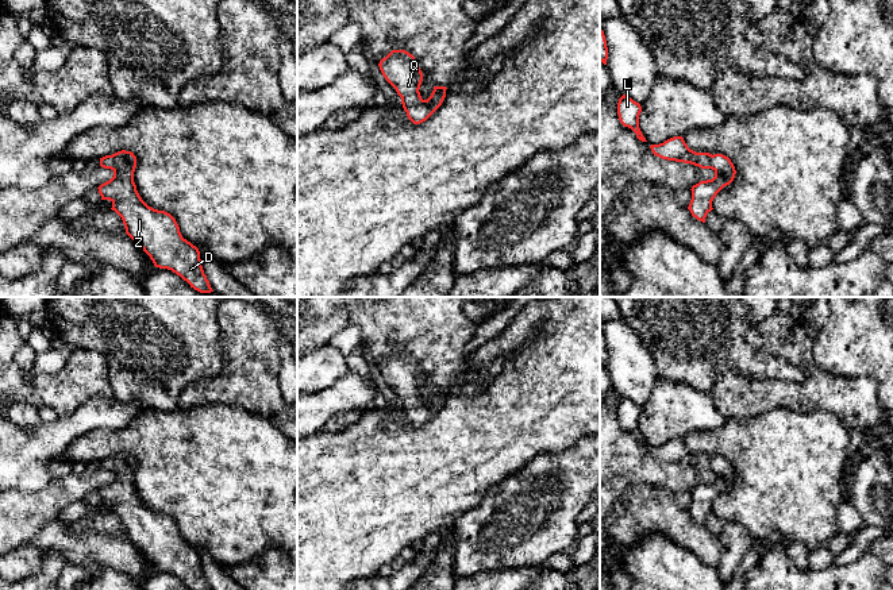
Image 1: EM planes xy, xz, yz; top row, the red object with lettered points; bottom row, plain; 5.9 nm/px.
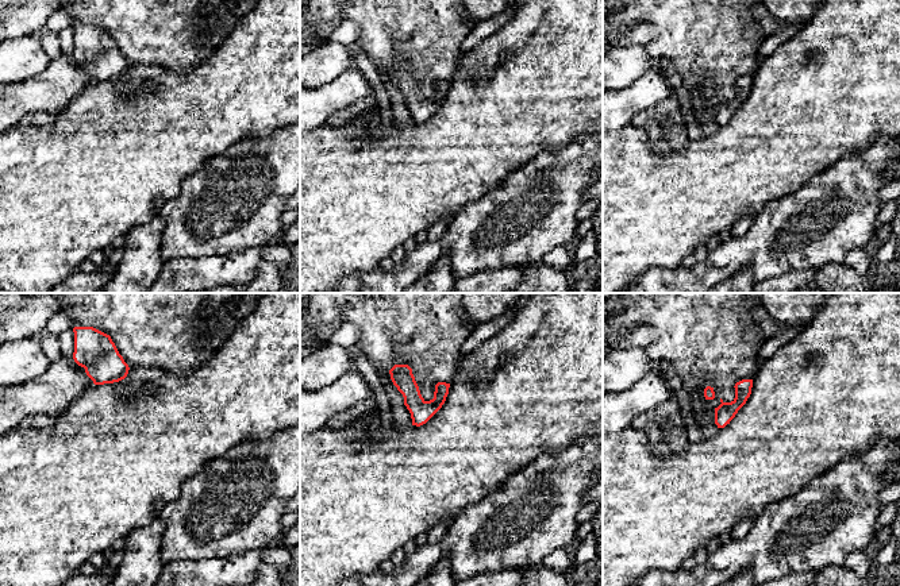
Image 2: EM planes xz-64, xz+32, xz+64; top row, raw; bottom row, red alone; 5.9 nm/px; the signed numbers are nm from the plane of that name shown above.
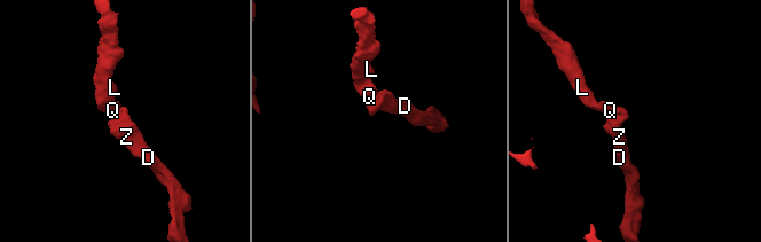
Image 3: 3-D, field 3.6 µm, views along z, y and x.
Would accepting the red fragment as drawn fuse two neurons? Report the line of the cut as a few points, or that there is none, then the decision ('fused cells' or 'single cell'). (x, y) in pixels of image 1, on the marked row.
no cut; single cell

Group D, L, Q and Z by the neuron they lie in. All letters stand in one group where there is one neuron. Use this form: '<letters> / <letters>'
D L Q Z

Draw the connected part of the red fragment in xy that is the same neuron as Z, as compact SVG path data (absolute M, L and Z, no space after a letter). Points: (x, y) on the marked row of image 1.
M122 150L105 155L100 158L100 166L113 171L113 177L97 188L101 200L112 203L111 209L122 217L126 234L143 248L154 266L172 270L200 293L213 292L199 248L182 238L176 219L149 207L139 196L134 182L134 153Z

